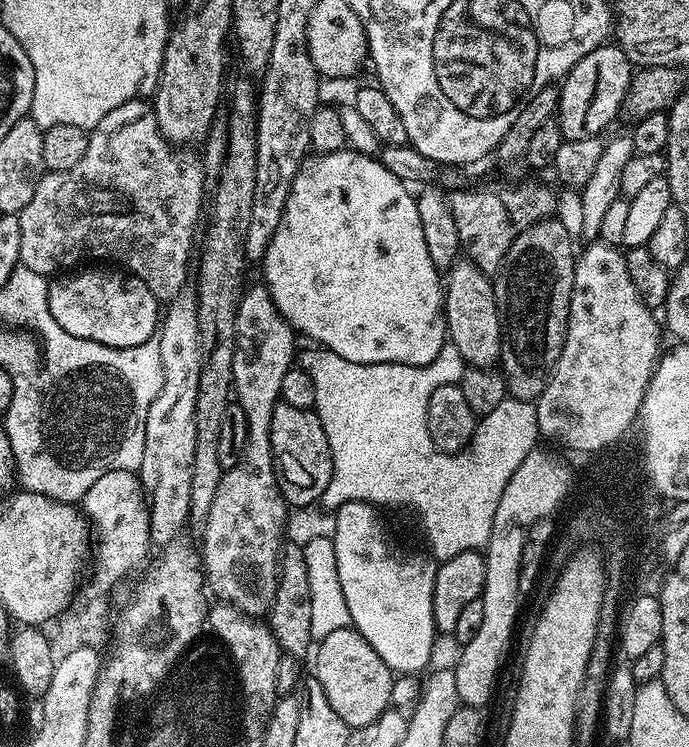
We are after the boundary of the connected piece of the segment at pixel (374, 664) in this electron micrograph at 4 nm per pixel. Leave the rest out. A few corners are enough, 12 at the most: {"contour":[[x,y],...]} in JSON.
{"contour":[[349,626],[315,645],[314,678],[355,730],[392,704],[394,673]]}

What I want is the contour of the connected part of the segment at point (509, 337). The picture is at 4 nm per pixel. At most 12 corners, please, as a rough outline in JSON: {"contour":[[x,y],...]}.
{"contour":[[518,234],[494,280],[509,397],[534,402],[564,349],[578,252]]}

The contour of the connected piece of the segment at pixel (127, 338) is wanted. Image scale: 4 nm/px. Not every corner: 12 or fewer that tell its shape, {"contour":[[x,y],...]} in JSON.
{"contour":[[88,266],[49,279],[54,322],[102,346],[157,335],[142,278]]}

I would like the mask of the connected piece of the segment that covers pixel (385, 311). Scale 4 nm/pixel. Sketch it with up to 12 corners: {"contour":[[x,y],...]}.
{"contour":[[309,155],[262,257],[346,362],[426,366],[442,272],[375,155]]}

